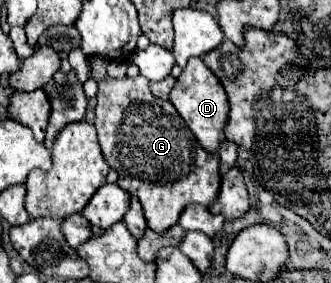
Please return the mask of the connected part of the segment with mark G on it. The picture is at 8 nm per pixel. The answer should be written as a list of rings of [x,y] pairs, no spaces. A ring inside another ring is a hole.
[[[124,77],[124,79],[110,79],[104,81],[104,85],[98,85],[96,95],[96,131],[100,139],[100,147],[104,153],[104,159],[110,167],[118,171],[118,185],[128,191],[130,195],[136,195],[142,203],[148,227],[156,233],[166,233],[172,225],[178,223],[180,213],[186,205],[204,205],[216,201],[220,191],[220,157],[214,153],[208,153],[202,149],[202,145],[196,141],[194,133],[188,129],[184,119],[178,115],[174,105],[170,101],[160,101],[152,95],[146,77]]]

